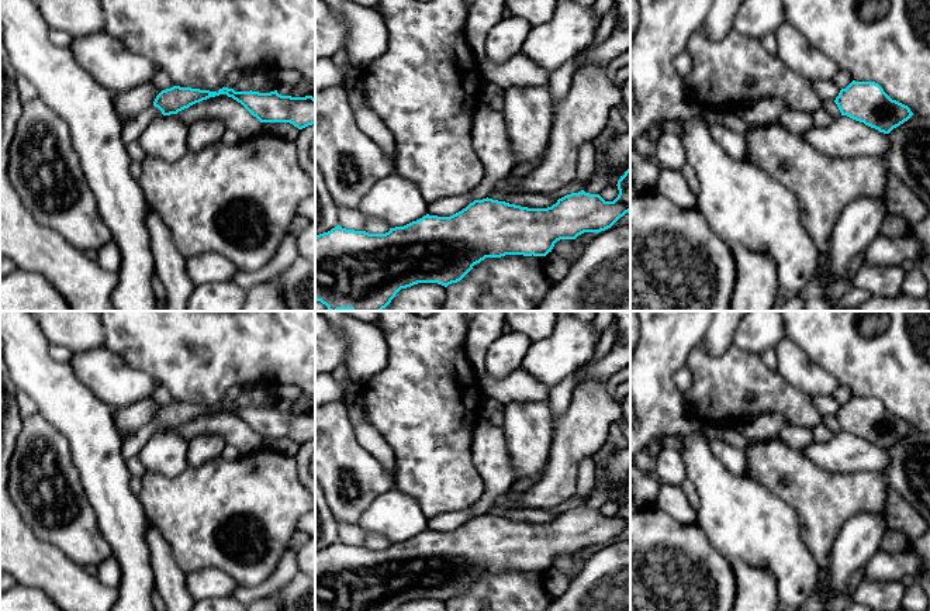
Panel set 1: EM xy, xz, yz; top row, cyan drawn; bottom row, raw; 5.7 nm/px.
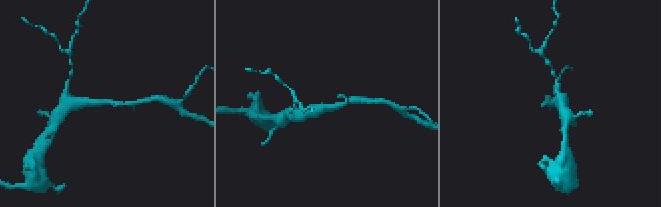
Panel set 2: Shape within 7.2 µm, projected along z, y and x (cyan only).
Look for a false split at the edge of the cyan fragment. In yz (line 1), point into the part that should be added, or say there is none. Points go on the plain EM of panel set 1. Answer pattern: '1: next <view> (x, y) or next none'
1: next none

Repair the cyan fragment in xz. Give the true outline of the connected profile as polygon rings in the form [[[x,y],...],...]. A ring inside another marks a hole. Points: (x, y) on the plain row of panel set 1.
[[[630,483],[618,496],[619,510],[613,517],[605,517],[599,510],[590,510],[584,505],[578,508],[567,510],[557,515],[556,519],[547,524],[528,524],[505,517],[492,514],[474,515],[461,527],[450,532],[423,531],[422,534],[412,536],[404,542],[390,543],[386,549],[369,549],[366,546],[346,545],[340,541],[332,543],[328,548],[315,552],[315,611],[395,611],[401,604],[411,603],[418,598],[438,598],[447,603],[452,598],[460,597],[474,580],[480,579],[485,573],[501,573],[505,570],[523,570],[523,572],[546,572],[552,567],[554,559],[560,555],[575,555],[584,548],[601,548],[611,543],[620,532],[630,527]]]

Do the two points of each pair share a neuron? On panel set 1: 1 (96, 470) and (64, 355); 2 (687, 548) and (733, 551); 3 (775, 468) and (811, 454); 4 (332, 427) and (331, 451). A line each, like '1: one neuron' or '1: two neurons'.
1: two neurons
2: two neurons
3: two neurons
4: one neuron

